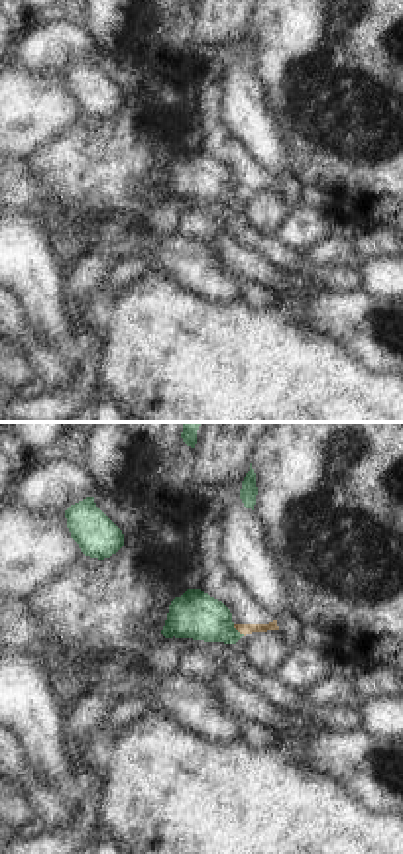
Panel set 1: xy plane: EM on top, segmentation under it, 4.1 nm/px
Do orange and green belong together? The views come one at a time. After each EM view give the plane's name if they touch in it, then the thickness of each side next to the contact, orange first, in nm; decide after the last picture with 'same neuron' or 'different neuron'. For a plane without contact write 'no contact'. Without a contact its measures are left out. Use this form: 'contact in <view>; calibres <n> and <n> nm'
contact in xy; calibres 50 and 200 nm

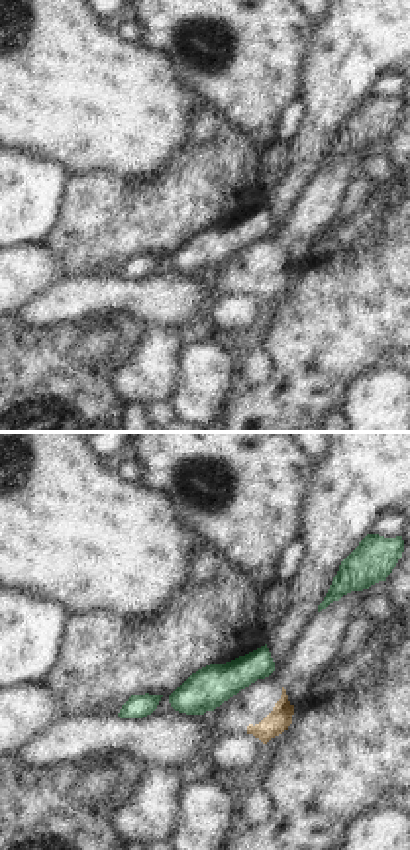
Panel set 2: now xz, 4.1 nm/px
no contact

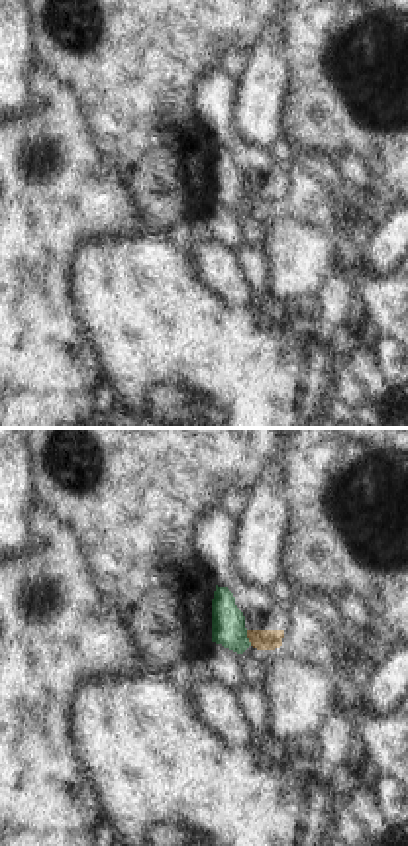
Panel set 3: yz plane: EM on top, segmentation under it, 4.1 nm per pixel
contact in yz; calibres 80 and 140 nm

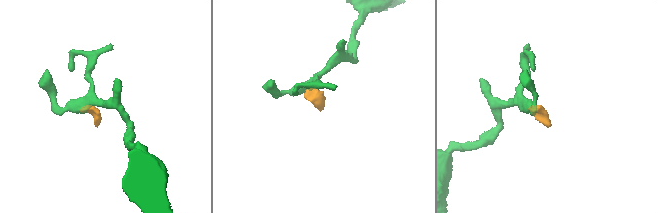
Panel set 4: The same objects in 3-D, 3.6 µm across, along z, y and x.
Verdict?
different neuron

